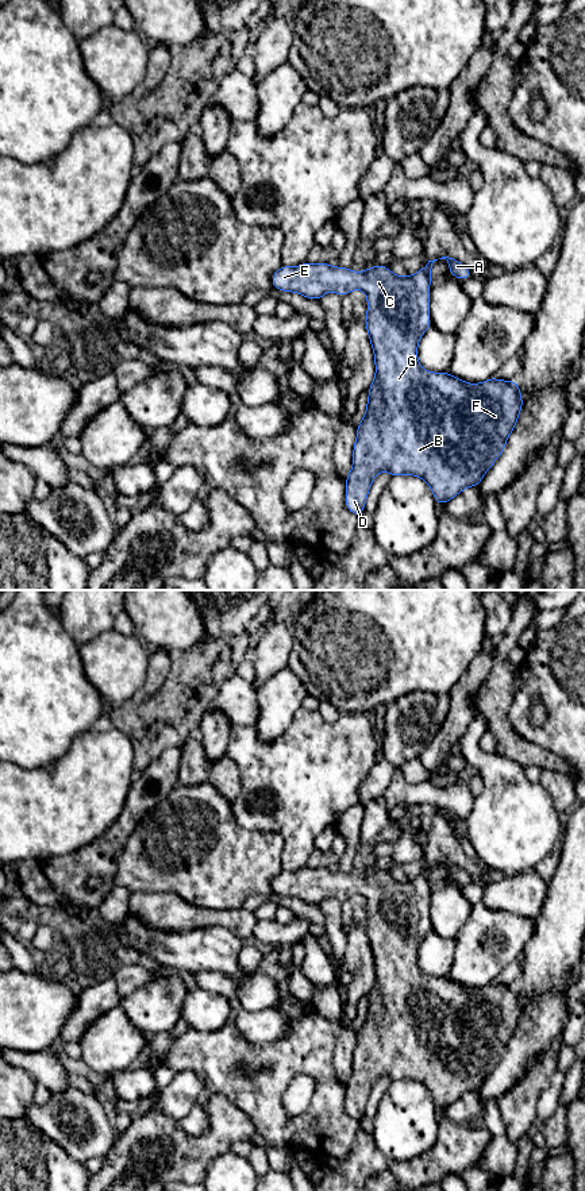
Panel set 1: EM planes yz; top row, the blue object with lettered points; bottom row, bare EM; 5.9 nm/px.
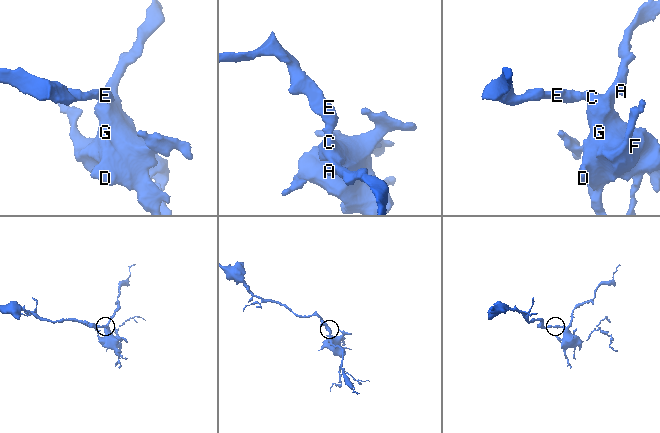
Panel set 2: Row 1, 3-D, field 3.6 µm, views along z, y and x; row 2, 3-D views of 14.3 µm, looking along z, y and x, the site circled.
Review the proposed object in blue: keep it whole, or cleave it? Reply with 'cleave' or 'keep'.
keep

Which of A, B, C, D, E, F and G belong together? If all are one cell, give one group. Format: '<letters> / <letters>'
A B C D E F G

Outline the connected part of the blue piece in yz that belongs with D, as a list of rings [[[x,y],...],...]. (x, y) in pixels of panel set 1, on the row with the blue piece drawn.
[[[438,259],[428,261],[428,263],[422,270],[408,277],[396,275],[386,266],[382,266],[382,265],[374,265],[373,267],[365,271],[354,273],[351,269],[345,269],[342,266],[332,267],[330,263],[309,263],[309,262],[305,262],[296,267],[281,266],[272,275],[272,285],[274,289],[284,290],[284,292],[295,292],[307,298],[313,298],[313,300],[320,300],[320,297],[328,292],[335,292],[340,297],[343,297],[347,293],[355,290],[357,288],[366,293],[367,313],[365,317],[365,324],[366,324],[367,335],[369,335],[370,344],[374,352],[376,375],[374,375],[374,381],[372,382],[369,388],[365,416],[362,421],[359,423],[359,425],[357,427],[357,439],[353,448],[353,469],[349,473],[347,478],[345,479],[346,481],[346,508],[351,513],[354,513],[357,517],[359,517],[363,513],[369,489],[372,486],[373,479],[380,471],[388,471],[390,477],[408,474],[408,475],[416,475],[422,478],[431,487],[438,506],[443,502],[449,502],[451,498],[454,498],[466,487],[478,486],[485,473],[493,466],[494,460],[504,451],[507,439],[509,438],[515,425],[517,424],[517,419],[523,408],[522,392],[517,385],[517,381],[501,381],[492,377],[481,383],[467,383],[462,381],[461,378],[450,375],[446,371],[430,373],[420,366],[417,361],[417,343],[422,339],[423,334],[432,325],[430,321],[430,284],[431,284],[431,269],[435,261]]]

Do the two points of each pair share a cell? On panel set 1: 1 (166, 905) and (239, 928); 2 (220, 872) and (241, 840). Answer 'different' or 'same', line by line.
1: same
2: same

